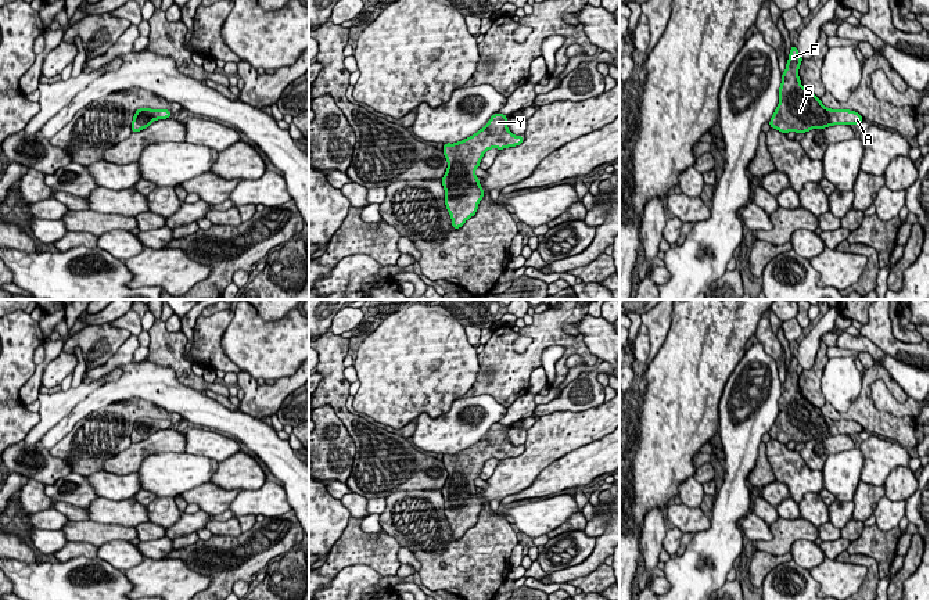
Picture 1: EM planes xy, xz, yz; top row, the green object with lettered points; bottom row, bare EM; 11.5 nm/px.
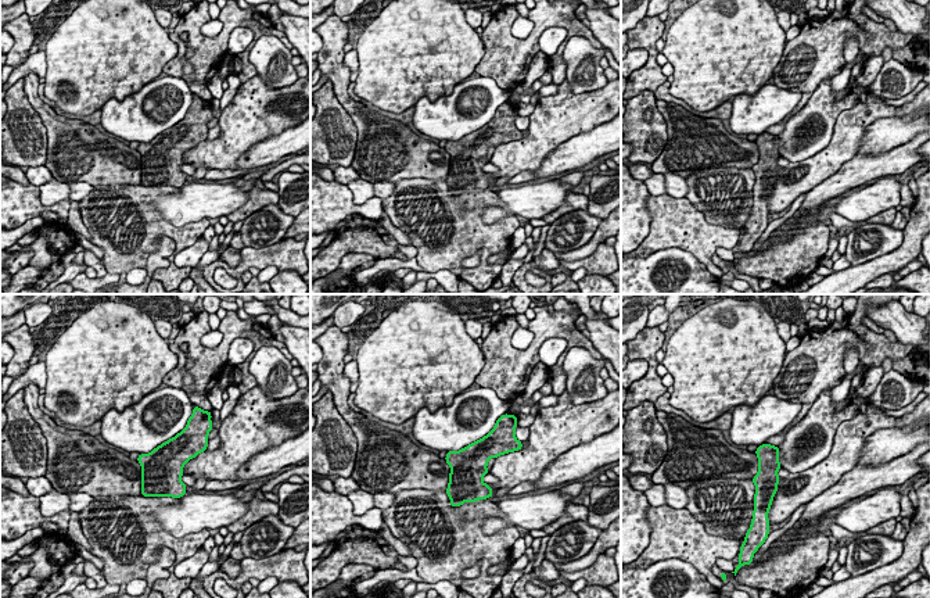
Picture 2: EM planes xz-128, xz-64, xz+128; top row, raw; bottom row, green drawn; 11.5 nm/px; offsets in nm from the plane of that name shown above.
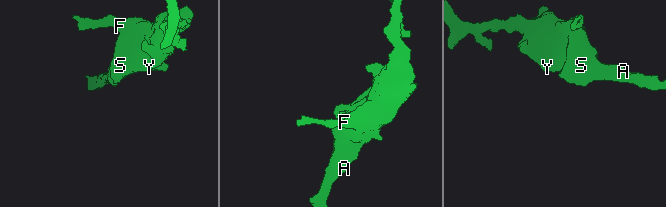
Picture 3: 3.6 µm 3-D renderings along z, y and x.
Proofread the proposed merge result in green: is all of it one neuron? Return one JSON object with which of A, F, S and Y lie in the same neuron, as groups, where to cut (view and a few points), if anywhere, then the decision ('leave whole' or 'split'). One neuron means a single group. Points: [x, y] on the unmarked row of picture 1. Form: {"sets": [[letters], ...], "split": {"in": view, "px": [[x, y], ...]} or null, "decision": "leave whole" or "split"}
{"sets": [["A", "F", "S", "Y"]], "split": null, "decision": "leave whole"}

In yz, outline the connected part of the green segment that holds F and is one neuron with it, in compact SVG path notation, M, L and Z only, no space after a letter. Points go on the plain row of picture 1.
M791 356L786 381L782 384L779 414L769 431L772 439L786 445L794 441L798 445L834 435L859 435L865 431L855 421L826 418L819 407L801 395L798 387L801 373L802 367L797 358Z

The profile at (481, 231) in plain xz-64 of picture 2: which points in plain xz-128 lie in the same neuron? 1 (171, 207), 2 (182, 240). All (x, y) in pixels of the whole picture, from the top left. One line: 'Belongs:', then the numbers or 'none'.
Belongs: 2

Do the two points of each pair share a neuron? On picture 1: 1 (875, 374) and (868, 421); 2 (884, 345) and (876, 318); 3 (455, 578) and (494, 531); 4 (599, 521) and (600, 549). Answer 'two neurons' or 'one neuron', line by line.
1: one neuron
2: one neuron
3: one neuron
4: two neurons

